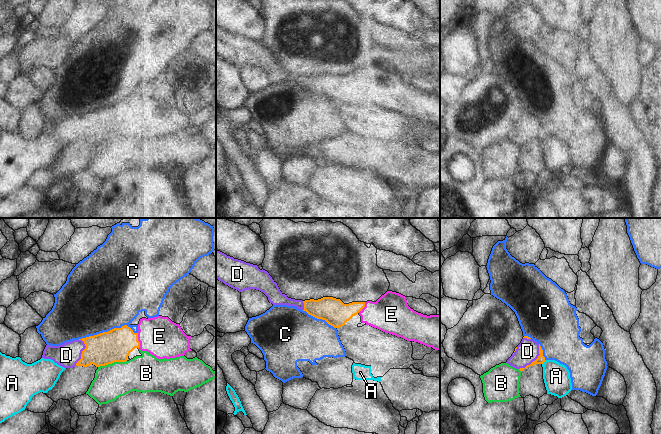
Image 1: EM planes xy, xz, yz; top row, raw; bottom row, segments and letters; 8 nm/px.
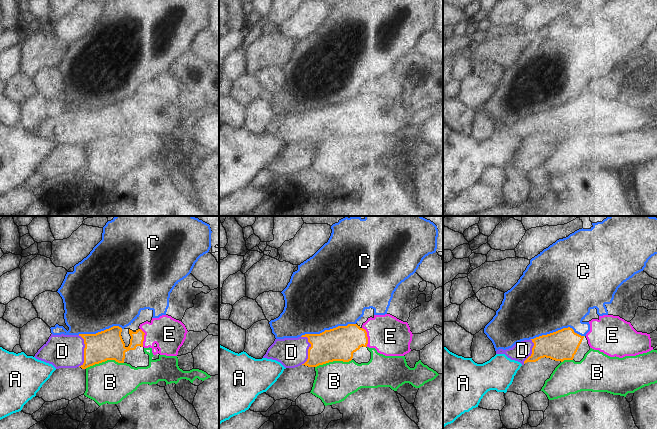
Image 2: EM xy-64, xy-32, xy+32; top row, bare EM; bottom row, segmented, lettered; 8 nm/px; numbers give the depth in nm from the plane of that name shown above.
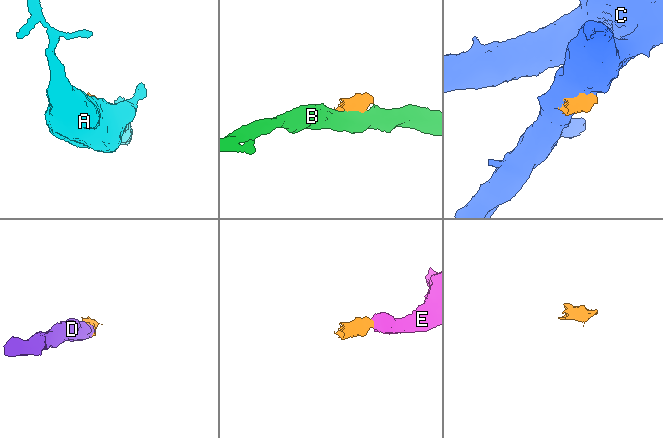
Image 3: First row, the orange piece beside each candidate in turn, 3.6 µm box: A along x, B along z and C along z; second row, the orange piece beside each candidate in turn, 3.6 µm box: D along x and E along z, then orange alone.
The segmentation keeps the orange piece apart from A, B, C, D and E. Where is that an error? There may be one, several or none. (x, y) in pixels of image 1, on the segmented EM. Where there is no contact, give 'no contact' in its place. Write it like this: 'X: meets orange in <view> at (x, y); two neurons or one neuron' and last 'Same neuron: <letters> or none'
A: meets orange in yz at (544, 361); two neurons
B: meets orange in xy at (112, 362); two neurons
C: meets orange in xy at (108, 331); two neurons
D: meets orange in yz at (535, 360); one neuron
E: meets orange in xy at (138, 341); one neuron
Same neuron: D, E

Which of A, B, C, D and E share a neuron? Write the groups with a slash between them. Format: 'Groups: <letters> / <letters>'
Groups: A / B / C / D E.

